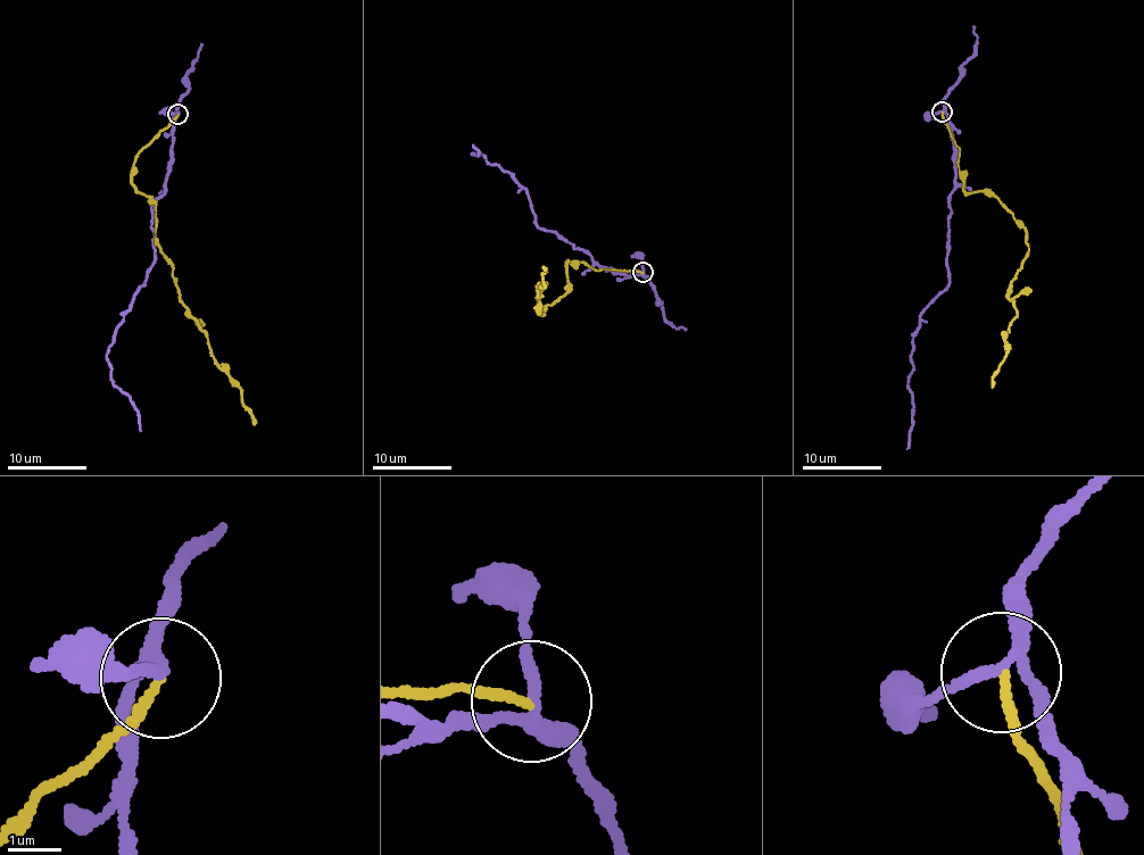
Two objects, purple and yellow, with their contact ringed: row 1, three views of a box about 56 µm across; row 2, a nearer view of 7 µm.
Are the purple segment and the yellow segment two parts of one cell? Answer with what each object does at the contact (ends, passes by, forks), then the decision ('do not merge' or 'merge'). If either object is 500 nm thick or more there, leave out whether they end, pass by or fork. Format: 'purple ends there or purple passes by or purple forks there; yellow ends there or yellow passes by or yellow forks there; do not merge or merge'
purple forks there; yellow ends there; do not merge

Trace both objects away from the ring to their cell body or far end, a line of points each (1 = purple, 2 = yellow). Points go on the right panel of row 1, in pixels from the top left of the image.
1: (942, 111), (948, 116), (956, 171), (950, 282), (921, 315), (912, 338), (908, 381), (913, 407), (906, 449)
2: (942, 111), (960, 151), (963, 189), (988, 189), (1025, 230), (1029, 252), (1008, 295), (1018, 315), (992, 387)

